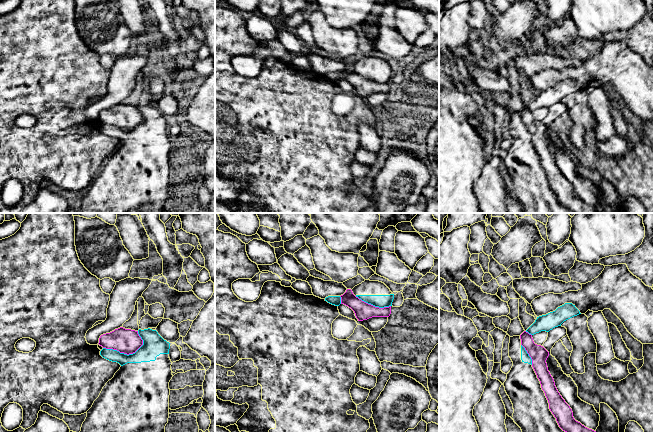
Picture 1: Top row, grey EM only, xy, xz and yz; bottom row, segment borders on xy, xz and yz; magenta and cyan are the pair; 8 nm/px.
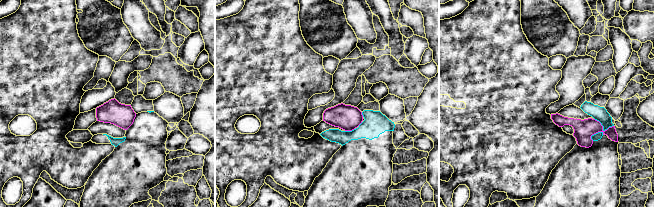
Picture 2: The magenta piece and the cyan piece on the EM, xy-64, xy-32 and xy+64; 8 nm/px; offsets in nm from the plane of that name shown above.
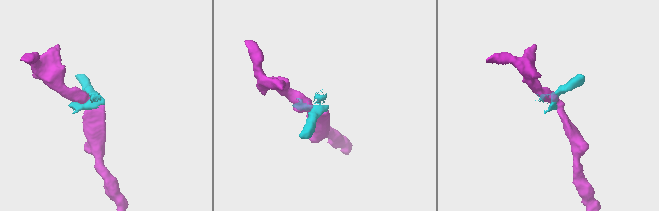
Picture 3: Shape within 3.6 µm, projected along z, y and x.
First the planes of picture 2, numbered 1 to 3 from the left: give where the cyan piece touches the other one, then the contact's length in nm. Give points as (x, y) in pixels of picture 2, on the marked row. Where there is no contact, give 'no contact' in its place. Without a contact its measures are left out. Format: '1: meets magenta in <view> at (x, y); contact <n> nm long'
1: no contact
2: meets magenta in xy-32 at (349, 130); contact 80 nm long
3: meets magenta in xy+64 at (601, 131); contact 220 nm long

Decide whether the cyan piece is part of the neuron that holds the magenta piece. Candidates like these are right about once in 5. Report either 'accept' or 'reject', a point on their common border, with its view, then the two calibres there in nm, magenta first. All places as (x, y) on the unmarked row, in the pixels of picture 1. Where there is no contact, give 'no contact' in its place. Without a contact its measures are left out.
reject; meets magenta in xy at (124, 129); 200 nm thick on the magenta side, 180 nm on the other

